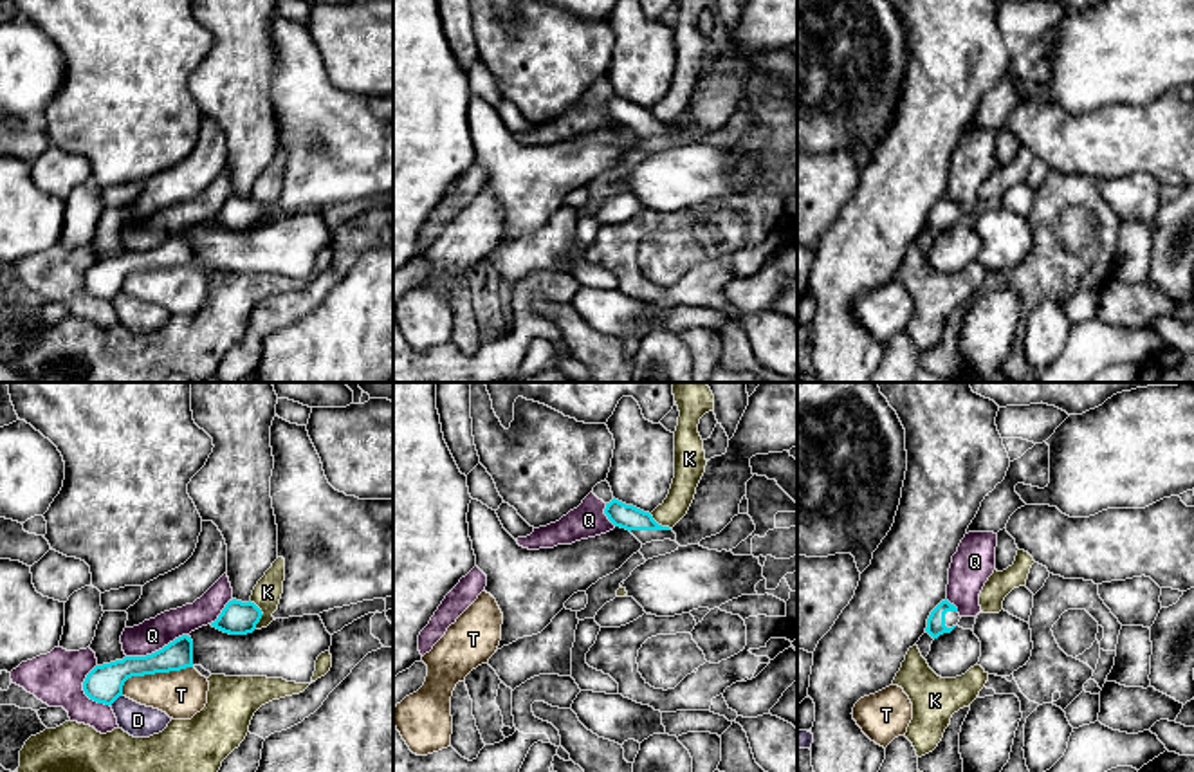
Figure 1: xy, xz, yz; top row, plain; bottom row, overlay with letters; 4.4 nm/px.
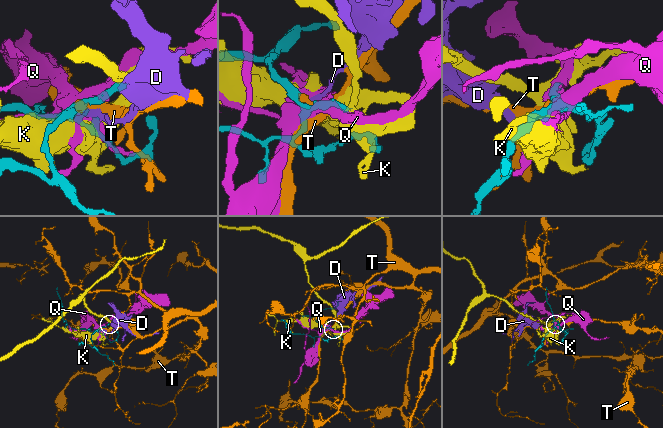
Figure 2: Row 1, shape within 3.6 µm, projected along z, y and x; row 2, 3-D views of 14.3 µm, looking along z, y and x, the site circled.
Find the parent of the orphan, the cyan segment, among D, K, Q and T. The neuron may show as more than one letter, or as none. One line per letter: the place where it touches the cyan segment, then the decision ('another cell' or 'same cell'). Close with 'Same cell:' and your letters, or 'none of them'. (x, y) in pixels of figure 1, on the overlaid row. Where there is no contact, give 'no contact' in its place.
D: meets cyan in xy at (116, 698); another cell
K: meets cyan in xy at (262, 614); another cell
Q: meets cyan in xy at (156, 652); another cell
T: meets cyan in xy at (152, 673); another cell
Same cell: none of them

